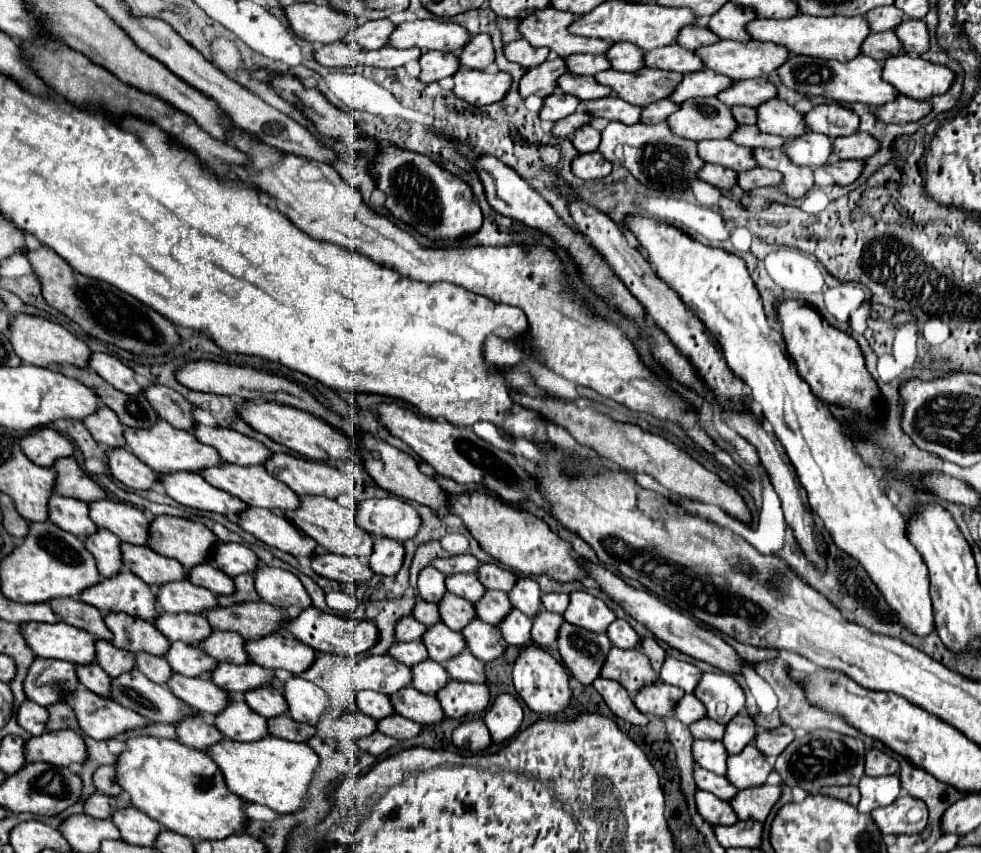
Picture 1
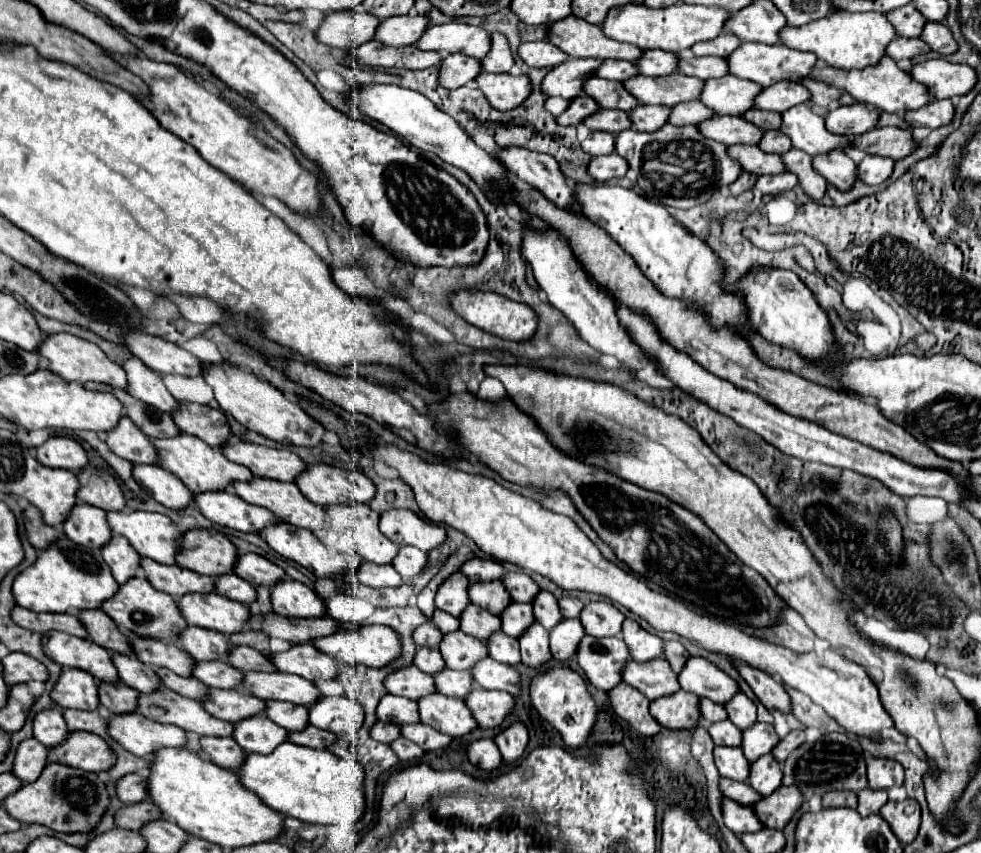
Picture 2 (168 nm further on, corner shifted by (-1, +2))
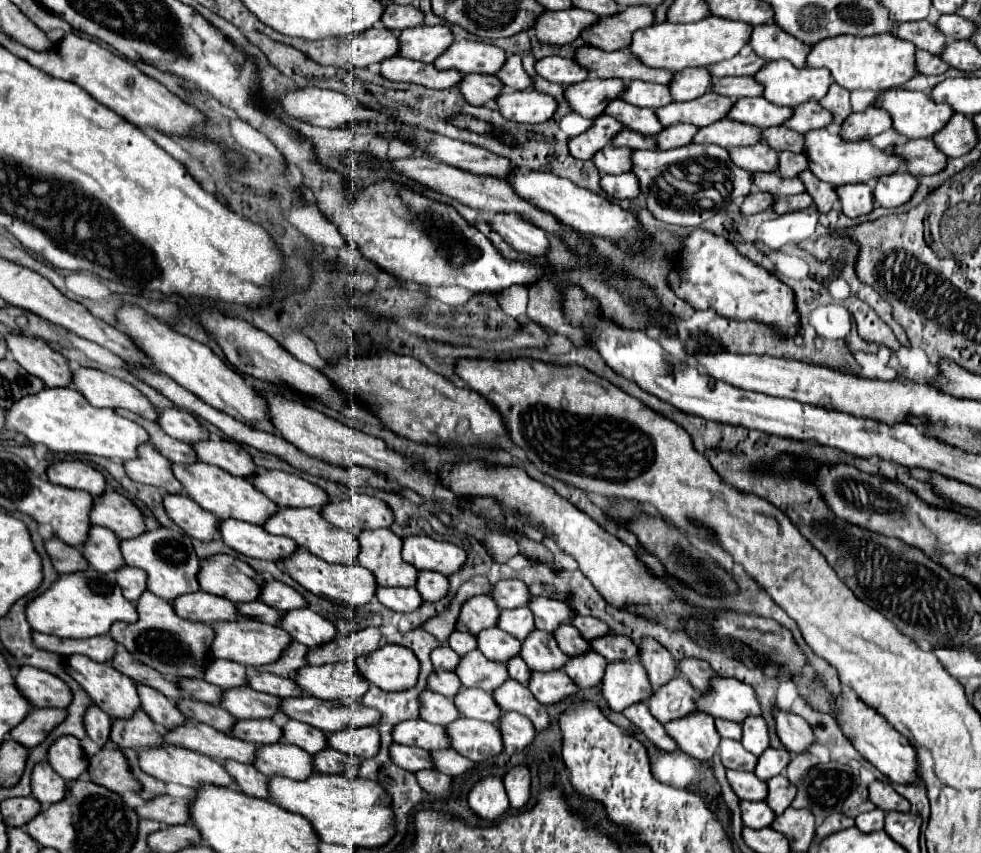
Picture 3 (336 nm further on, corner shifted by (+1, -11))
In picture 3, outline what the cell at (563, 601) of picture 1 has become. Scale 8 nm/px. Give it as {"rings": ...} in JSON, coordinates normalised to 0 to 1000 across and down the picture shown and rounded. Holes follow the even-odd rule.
{"rings":[[[587,722],[583,727],[583,734],[587,734],[591,739],[591,743],[595,743],[595,748],[608,748],[608,746],[616,746],[622,741],[622,736],[610,727],[610,725],[603,725],[603,722]]]}

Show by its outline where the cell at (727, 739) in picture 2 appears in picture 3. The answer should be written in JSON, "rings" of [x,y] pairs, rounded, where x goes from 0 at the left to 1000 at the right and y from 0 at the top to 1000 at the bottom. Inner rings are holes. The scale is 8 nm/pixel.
{"rings":[[[736,865],[734,875],[732,875],[732,884],[736,889],[736,896],[740,900],[746,900],[746,903],[767,905],[769,898],[771,898],[771,886],[765,884],[762,879],[758,879],[758,875],[750,868]]]}

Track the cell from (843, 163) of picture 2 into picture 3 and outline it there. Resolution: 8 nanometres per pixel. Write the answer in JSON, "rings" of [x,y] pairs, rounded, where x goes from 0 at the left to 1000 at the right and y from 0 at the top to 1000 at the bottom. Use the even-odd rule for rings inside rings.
{"rings":[[[891,213],[873,216],[873,218],[856,218],[852,227],[858,237],[858,249],[864,256],[875,256],[879,251],[885,251],[891,244],[889,223],[891,223]]]}

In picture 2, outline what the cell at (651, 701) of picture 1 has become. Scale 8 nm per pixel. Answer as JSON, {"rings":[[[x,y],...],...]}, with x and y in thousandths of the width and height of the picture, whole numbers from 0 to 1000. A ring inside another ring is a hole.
{"rings":[[[687,812],[683,817],[675,817],[675,822],[663,824],[663,836],[667,843],[679,855],[709,855],[716,836],[714,836],[714,817],[707,812]]]}

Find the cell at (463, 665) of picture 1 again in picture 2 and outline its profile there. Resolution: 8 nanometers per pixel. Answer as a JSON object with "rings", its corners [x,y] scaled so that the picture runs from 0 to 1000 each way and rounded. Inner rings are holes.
{"rings":[[[495,770],[495,775],[487,775],[487,782],[481,784],[481,794],[491,808],[508,808],[524,817],[532,815],[530,787],[526,782],[508,777],[499,770]]]}

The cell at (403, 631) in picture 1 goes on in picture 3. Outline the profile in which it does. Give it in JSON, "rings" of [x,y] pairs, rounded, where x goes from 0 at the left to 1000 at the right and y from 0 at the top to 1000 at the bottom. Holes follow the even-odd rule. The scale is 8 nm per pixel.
{"rings":[[[453,755],[453,757],[446,757],[446,760],[440,762],[438,774],[440,774],[440,781],[442,781],[444,785],[463,785],[465,778],[469,776],[469,769],[467,769],[461,760],[457,760],[457,757]]]}

